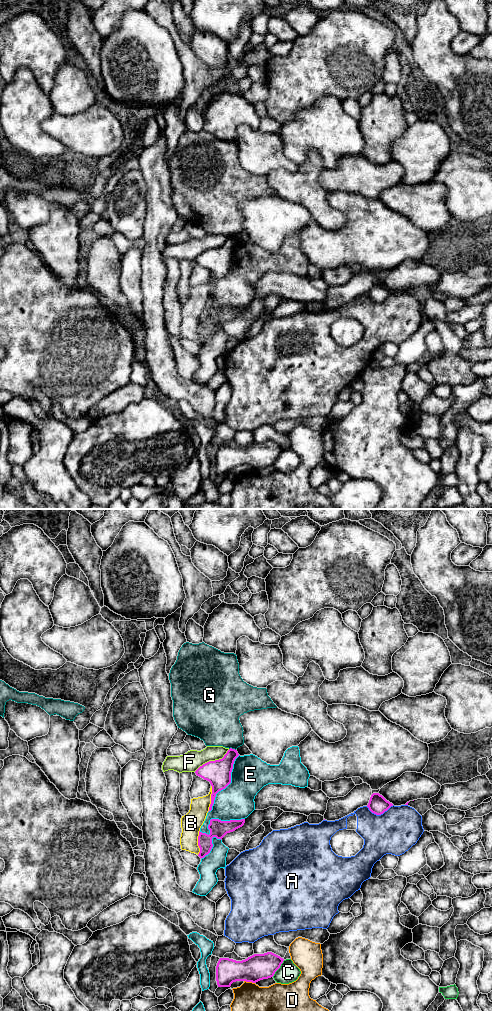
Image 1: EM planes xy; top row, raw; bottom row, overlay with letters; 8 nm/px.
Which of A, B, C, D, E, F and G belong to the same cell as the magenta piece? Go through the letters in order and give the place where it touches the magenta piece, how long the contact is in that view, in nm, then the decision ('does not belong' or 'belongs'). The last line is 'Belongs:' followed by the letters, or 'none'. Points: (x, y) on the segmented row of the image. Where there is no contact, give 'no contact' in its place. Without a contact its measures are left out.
A: contact xy (379, 814); length 220 nm; does not belong
B: contact xy (211, 798); length 220 nm; does not belong
C: contact xy (279, 967); length 170 nm; does not belong
D: contact xy (249, 981); length 90 nm; does not belong
E: contact xy (227, 785); length 550 nm; does not belong
F: contact xy (212, 761); length 340 nm; does not belong
G: contact xy (231, 748); length 60 nm; does not belong
Belongs: none

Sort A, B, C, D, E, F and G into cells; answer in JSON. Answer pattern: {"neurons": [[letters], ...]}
{"neurons": [["A"], ["B"], ["C"], ["D"], ["E"], ["F"], ["G"]]}

